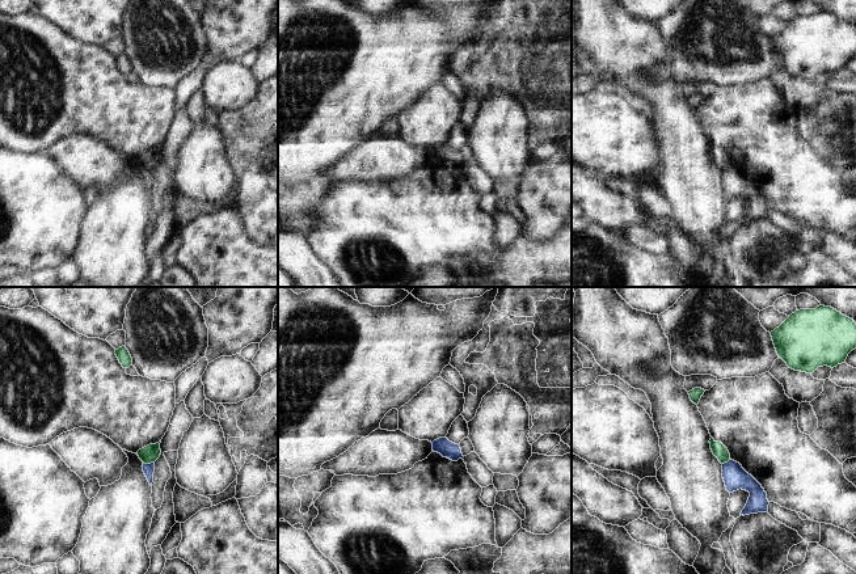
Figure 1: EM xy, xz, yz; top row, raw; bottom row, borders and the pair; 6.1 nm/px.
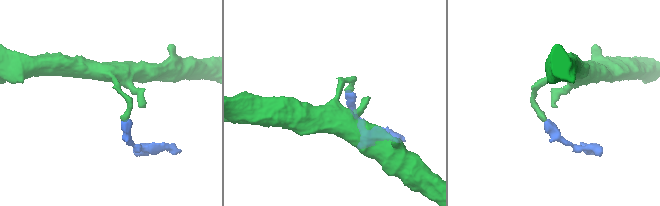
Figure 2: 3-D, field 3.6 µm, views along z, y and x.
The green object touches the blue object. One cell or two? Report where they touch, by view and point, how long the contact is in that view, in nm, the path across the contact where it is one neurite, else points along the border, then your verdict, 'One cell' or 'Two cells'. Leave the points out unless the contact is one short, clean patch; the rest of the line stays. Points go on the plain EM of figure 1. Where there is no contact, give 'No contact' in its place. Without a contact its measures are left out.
Touches green at xy (148, 169). Shared border 70 nm. Boundary: xy (143, 168), (154, 169). Two cells

